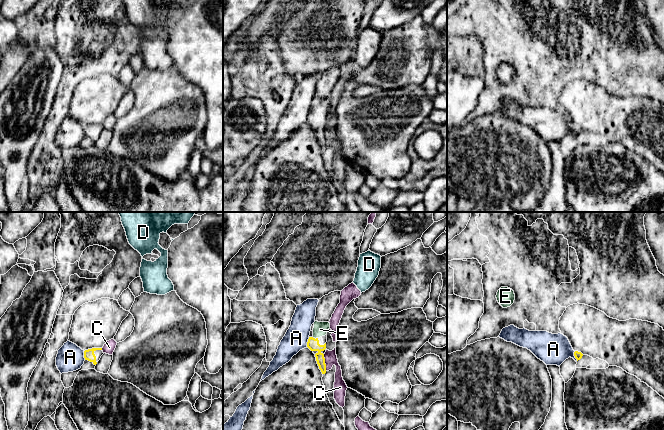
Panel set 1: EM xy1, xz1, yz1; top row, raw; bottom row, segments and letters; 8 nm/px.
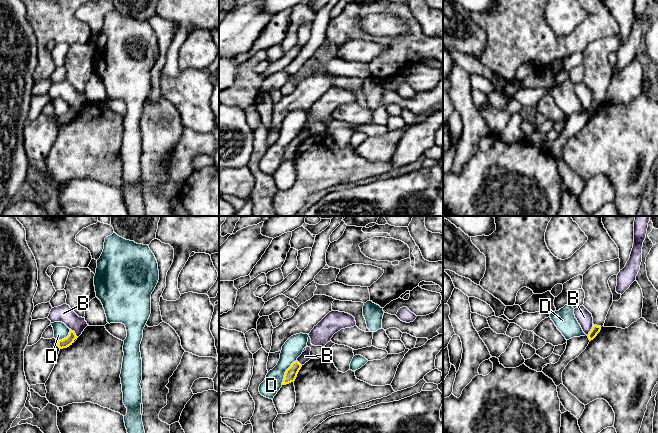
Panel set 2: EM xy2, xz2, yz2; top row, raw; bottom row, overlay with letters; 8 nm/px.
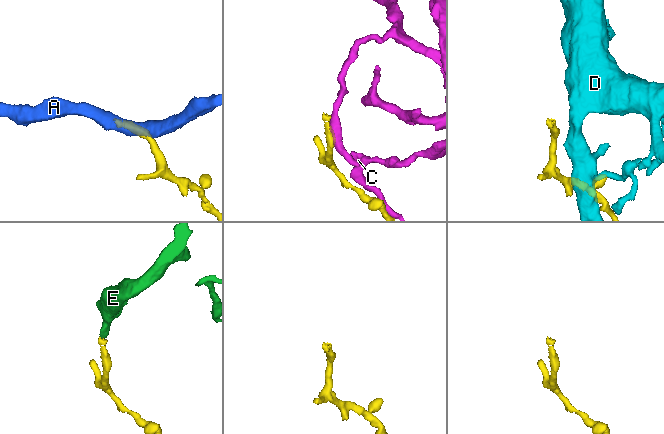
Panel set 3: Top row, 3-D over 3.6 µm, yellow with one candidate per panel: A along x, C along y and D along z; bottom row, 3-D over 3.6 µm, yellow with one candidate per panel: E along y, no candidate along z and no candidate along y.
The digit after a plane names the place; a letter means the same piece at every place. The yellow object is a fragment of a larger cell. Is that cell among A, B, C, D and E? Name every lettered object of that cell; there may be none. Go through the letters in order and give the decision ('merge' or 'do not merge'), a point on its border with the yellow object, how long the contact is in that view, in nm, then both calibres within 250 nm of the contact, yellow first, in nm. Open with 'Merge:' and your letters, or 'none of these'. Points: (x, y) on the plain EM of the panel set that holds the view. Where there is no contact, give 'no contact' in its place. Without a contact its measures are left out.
Merge: E
A: do not merge; contact xz1 (307, 118); length 80 nm; calibres 100 and 190 nm
B: do not merge; contact yz2 (591, 106); length 110 nm; calibres 70 and 120 nm
C: do not merge; contact xz1 (324, 138); length 140 nm; calibres 100 and 110 nm
D: do not merge; contact xz2 (285, 148); length 240 nm; calibres 100 and 160 nm
E: merge; contact xz1 (314, 114); length 50 nm; calibres 100 and 120 nm

